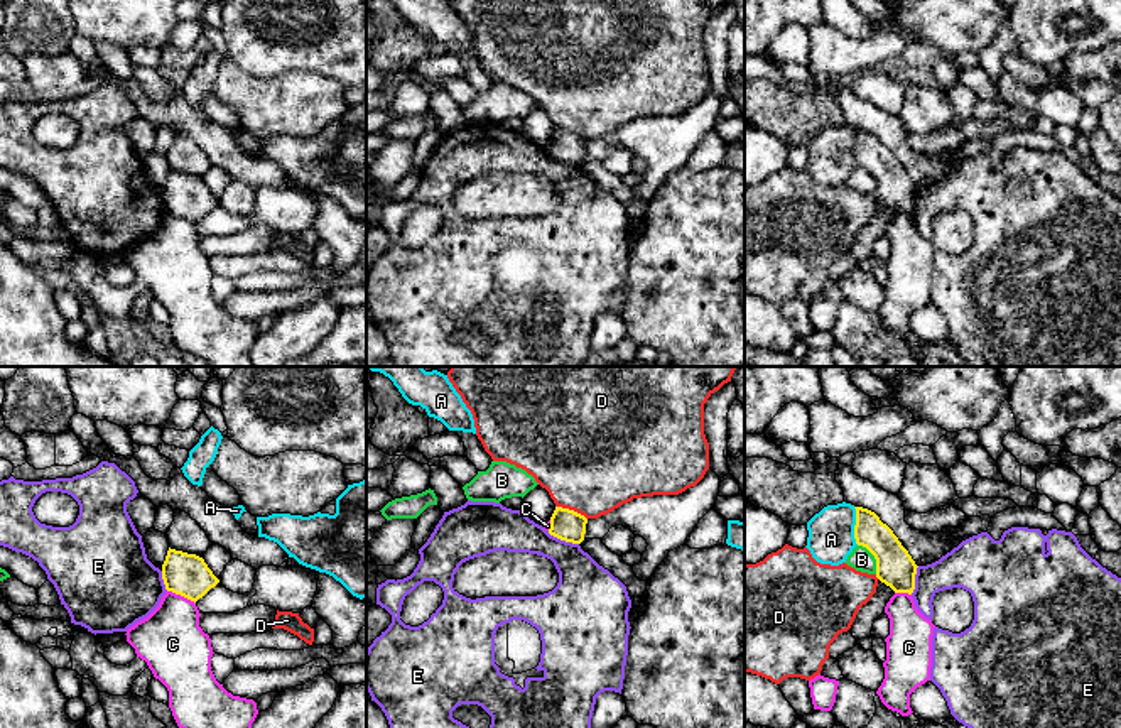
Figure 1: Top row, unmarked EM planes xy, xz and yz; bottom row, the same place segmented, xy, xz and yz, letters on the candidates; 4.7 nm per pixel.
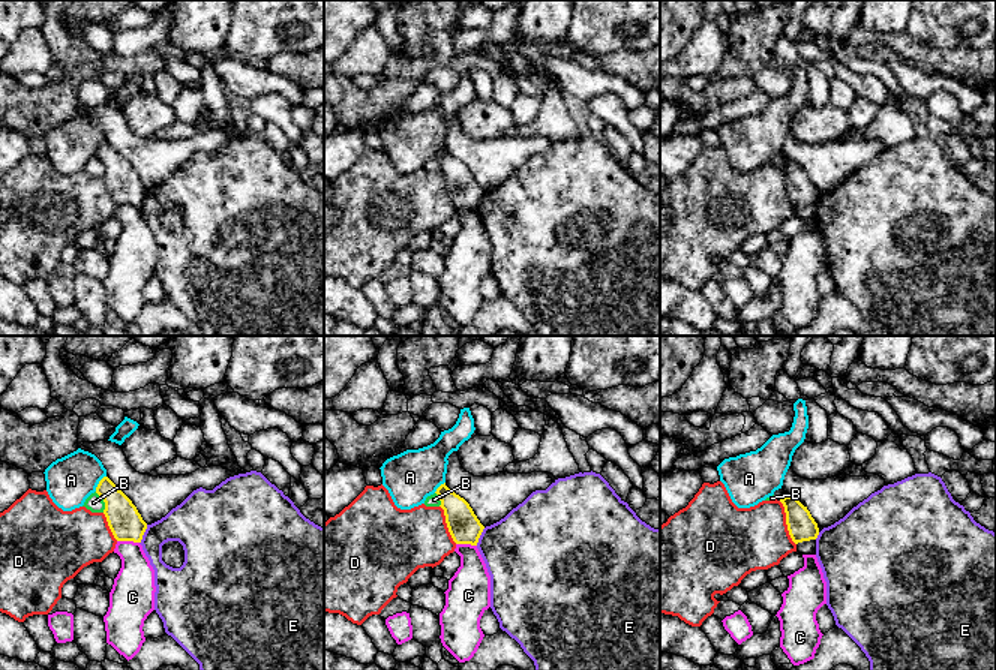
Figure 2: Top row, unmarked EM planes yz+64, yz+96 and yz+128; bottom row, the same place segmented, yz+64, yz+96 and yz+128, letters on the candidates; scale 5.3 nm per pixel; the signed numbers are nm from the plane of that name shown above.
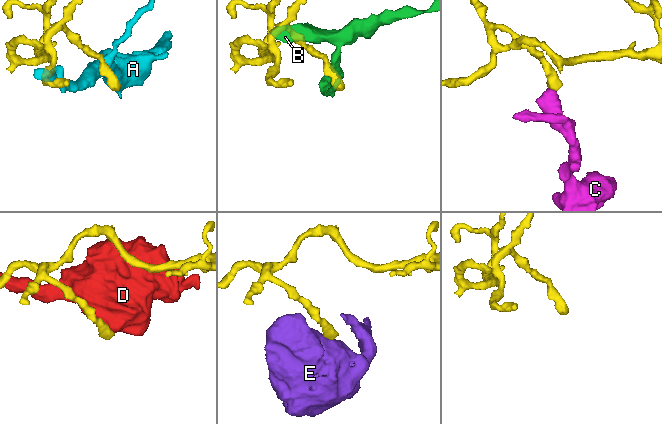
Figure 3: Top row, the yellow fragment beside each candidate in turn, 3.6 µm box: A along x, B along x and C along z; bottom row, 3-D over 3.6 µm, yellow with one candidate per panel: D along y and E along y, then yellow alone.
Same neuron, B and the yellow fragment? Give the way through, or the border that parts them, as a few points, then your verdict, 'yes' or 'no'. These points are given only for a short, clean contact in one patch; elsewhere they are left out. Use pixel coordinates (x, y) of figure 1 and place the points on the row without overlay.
border along yz (858, 166), (873, 178), (877, 195); no

